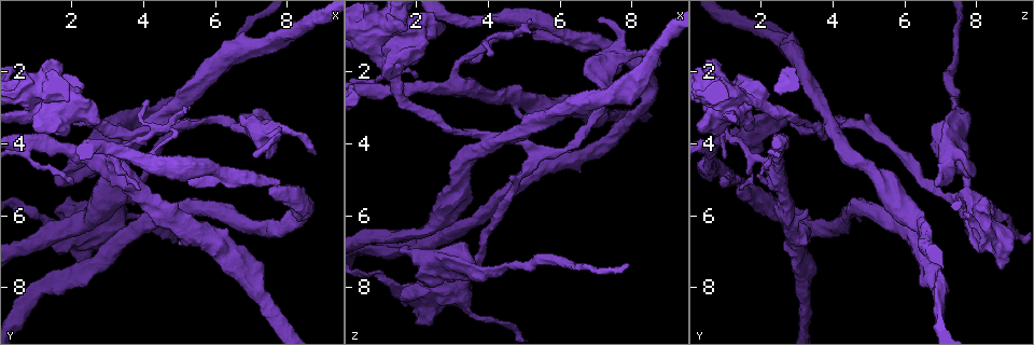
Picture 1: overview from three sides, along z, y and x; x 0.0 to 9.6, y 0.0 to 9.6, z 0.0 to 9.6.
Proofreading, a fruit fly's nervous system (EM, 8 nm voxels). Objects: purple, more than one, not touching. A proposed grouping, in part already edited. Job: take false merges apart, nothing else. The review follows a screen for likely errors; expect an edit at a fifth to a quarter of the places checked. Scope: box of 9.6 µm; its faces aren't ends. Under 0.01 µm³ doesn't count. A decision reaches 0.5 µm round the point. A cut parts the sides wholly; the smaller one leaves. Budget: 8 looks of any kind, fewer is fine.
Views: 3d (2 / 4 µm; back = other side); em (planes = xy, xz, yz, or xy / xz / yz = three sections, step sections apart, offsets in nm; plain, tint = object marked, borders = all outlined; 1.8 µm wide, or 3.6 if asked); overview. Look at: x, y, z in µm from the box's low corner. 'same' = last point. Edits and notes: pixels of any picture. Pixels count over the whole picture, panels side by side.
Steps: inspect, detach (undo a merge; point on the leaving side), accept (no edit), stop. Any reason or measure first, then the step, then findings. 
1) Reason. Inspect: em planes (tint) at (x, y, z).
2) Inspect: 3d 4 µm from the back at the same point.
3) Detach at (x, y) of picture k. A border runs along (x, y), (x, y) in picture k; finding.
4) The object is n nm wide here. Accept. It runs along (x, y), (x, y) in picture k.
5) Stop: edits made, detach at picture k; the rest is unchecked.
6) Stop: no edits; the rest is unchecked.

Abrupt turn. Inspect: em 3.6 µm planes (borders) at (1.35, 2.35, 0.65).

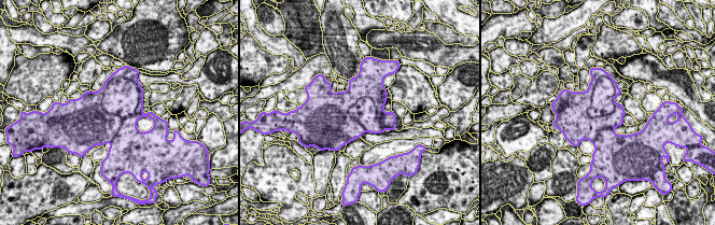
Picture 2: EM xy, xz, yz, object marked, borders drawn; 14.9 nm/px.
Detach at (90, 118) of picture 2. A border runs along (124, 76), (110, 142) in picture 2; two neurons meet here.

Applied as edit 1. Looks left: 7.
Inspect: overview.

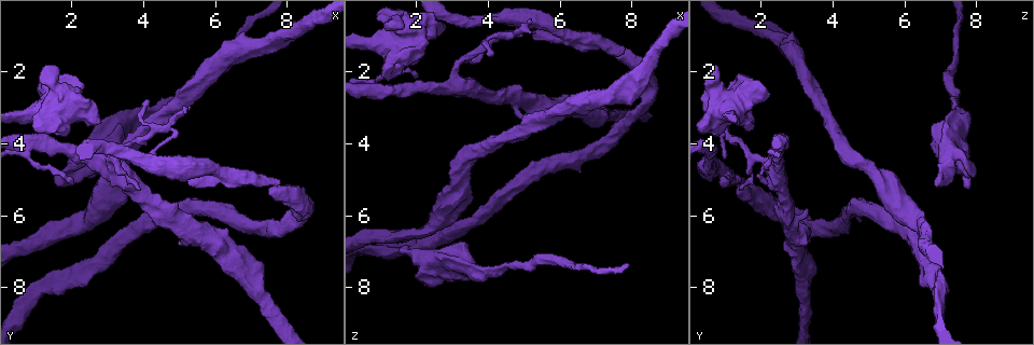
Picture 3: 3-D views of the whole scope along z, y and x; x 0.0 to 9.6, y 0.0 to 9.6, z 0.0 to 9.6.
Sharp bend. Inspect: em yz step 4 (tint) at (0.80, 4.10, 2.40).

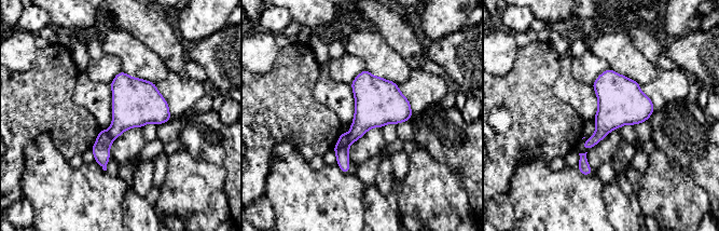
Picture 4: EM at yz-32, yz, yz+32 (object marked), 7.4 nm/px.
Detach at (100, 149) of picture 4. A second neuron is stuck on.

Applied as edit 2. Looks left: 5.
See it whole again. Inspect: overview.

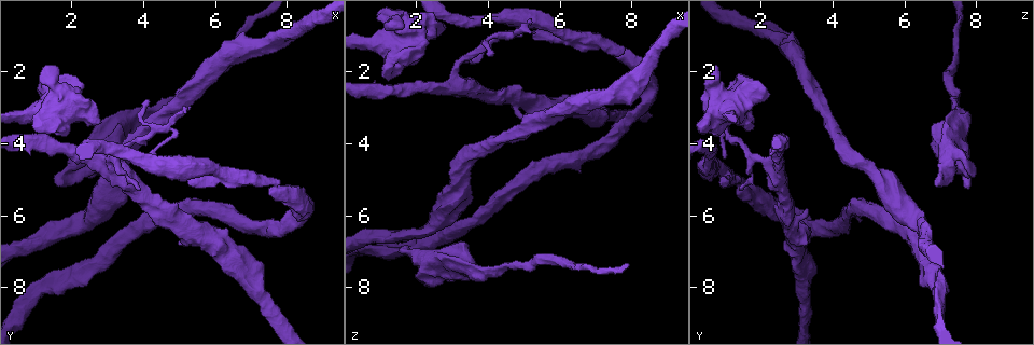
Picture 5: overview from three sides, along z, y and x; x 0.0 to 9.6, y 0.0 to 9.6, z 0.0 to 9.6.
Three arms meet. Inspect: em xz step 8 (tint) at (6.15, 4.85, 0.95).

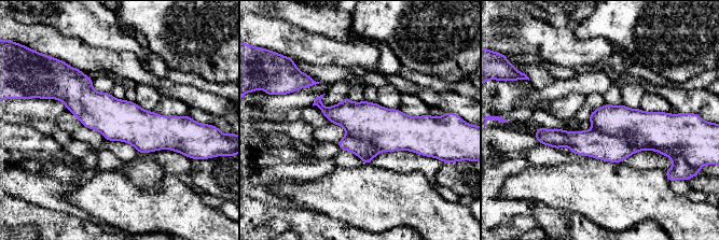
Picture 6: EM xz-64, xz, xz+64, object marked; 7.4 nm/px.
Cut it another way. Inspect: em planes (tint) at the same point.

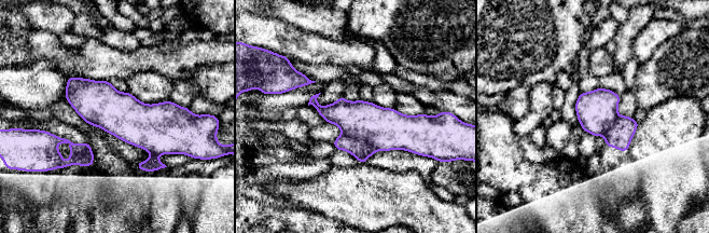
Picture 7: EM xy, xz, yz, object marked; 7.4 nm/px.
Detach at (361, 149) of picture 7. A border runs along (342, 133), (364, 138), (377, 149) in picture 7; two neurons meet here.

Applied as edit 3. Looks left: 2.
Stop: edits made, detach at picture 2, detach at picture 4, detach at picture 7; the rest is unchecked.

